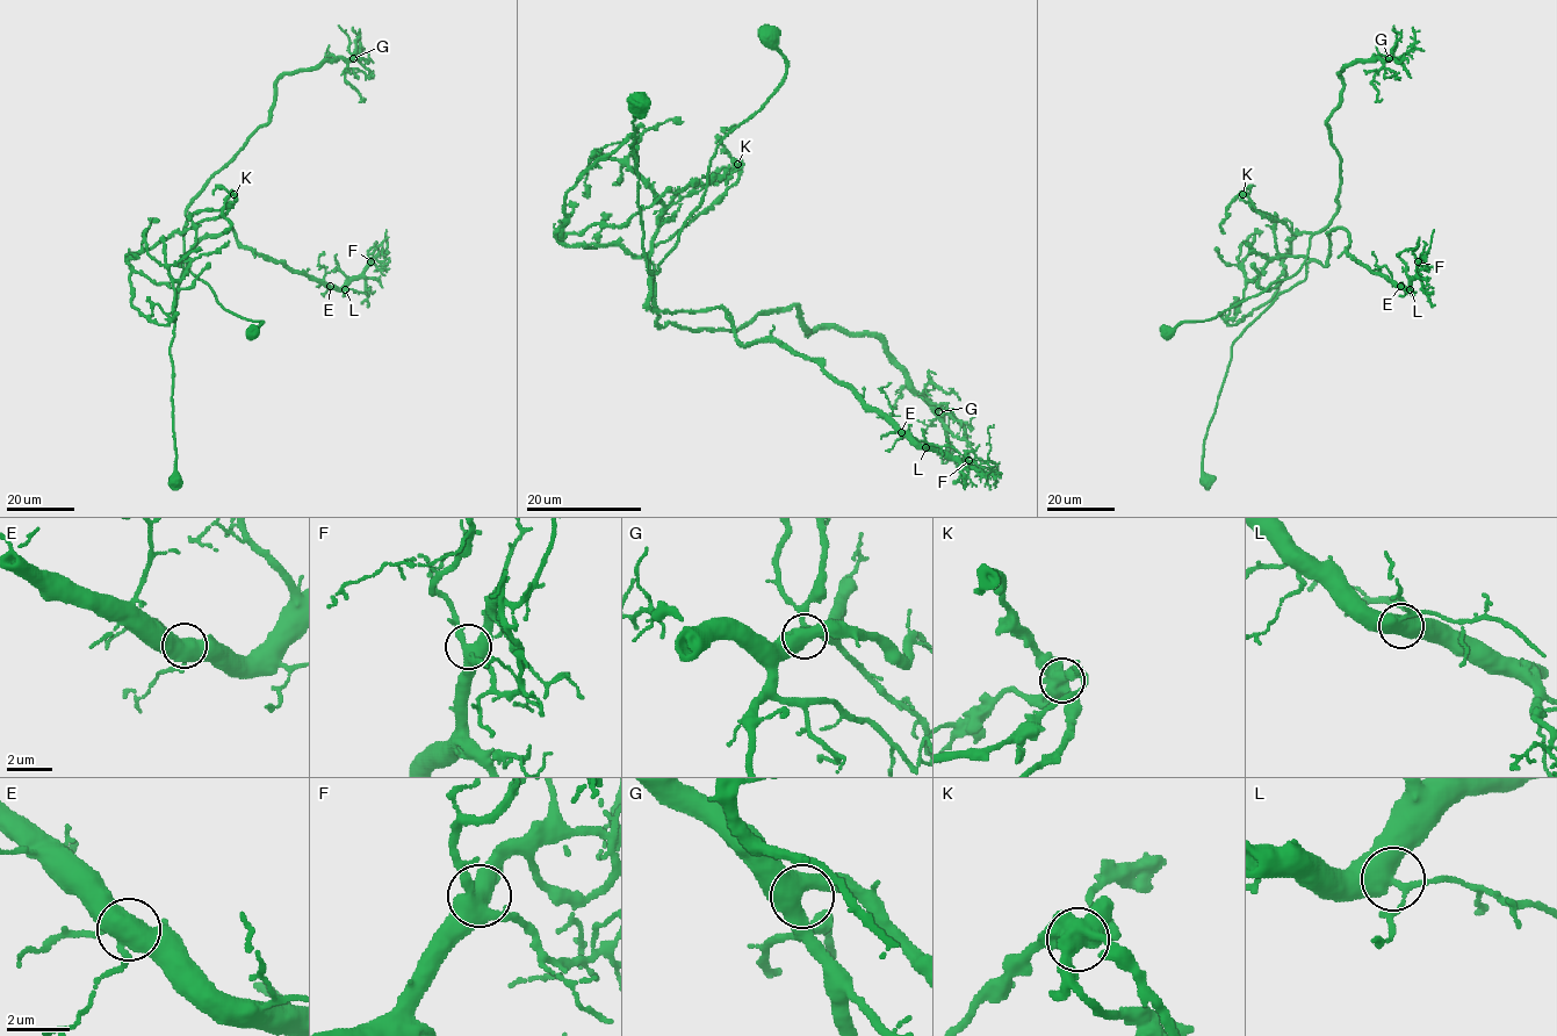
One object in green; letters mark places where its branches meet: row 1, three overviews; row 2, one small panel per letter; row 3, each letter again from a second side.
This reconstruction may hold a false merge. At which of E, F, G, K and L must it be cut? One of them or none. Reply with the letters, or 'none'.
K

